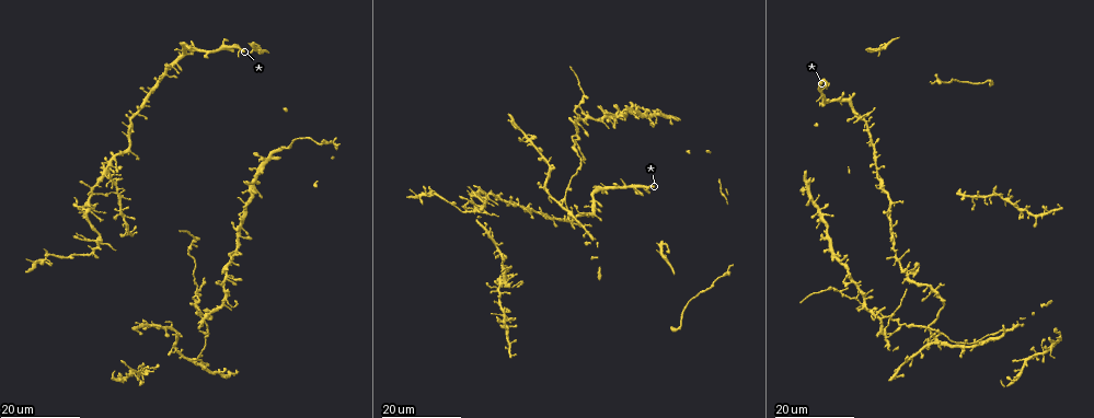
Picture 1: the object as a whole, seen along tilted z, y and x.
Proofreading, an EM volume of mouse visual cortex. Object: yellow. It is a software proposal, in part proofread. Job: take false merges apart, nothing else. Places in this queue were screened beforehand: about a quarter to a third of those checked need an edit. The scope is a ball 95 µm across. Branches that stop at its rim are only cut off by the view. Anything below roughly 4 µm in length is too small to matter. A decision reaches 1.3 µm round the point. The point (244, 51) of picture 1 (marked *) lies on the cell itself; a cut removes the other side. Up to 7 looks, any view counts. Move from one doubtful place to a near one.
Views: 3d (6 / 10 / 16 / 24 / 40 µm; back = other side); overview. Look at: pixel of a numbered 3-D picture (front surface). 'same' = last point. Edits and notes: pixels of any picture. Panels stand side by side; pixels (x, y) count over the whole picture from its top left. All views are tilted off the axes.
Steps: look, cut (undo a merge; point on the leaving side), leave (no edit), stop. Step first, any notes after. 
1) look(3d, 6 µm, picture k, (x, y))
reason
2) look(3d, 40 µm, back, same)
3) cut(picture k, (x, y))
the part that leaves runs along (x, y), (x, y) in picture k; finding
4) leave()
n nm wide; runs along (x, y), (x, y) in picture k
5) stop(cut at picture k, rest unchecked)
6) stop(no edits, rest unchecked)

look(3d, 24 µm, picture 1, (907, 277))
looks like a crossing

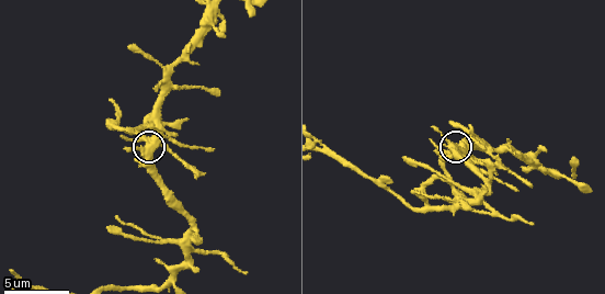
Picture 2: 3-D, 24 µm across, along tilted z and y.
look(3d, 10 µm, picture 2, (147, 143))

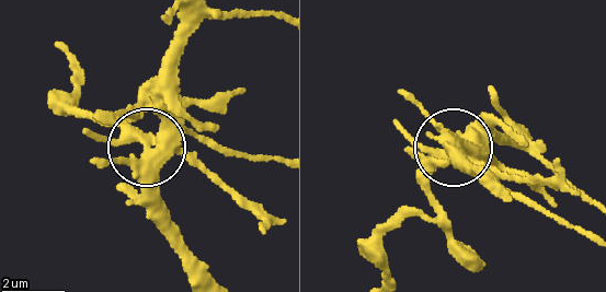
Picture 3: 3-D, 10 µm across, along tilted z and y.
leave()
runs along (193, 16), (150, 138), (143, 140), (123, 112) in picture 3; one cell here

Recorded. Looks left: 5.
look(3d, 6 µm, picture 2, (189, 254))
four-way junction

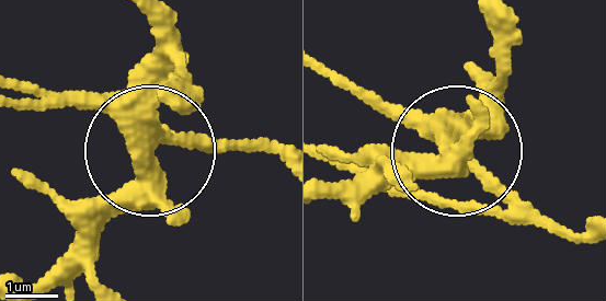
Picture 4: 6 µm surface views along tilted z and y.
leave()
side arm 8 µm; all the same cell

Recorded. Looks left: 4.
look(3d, 24 µm, picture 1, (563, 201))
looks like a crossing

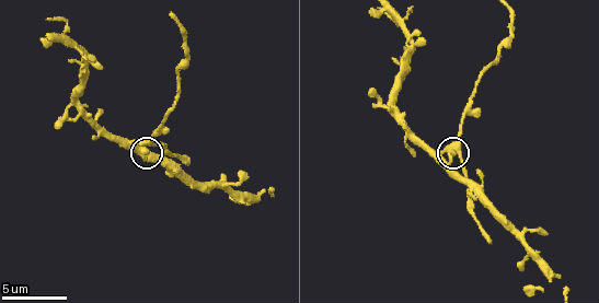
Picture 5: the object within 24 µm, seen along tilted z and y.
look(3d, 10 µm, picture 5, (461, 156))

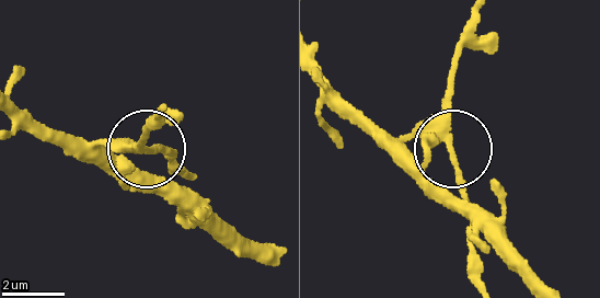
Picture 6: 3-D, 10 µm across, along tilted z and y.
cut(picture 6, (95, 164))
4 arms; a second cell is stuck on

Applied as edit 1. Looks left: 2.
stop(cut at picture 6, rest unchecked)

